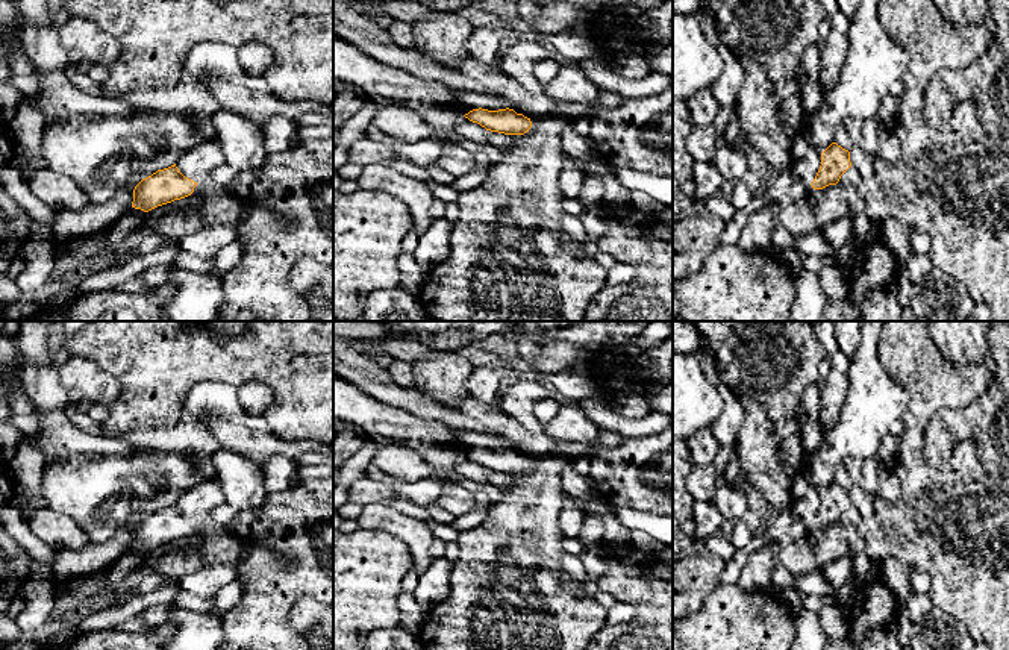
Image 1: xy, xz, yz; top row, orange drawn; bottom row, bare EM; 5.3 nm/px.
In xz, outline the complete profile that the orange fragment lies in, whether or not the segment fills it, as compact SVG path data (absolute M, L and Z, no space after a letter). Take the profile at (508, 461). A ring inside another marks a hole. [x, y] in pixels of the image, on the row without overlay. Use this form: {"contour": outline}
{"contour": "M462 432L456 450L486 470L504 474L524 474L532 467L530 458L508 447L504 438L486 432Z"}

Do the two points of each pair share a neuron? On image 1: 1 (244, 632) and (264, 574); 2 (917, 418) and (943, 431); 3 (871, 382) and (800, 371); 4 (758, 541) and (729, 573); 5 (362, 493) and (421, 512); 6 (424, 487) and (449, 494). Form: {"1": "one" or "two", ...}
{"1": "one", "2": "two", "3": "two", "4": "one", "5": "one", "6": "two"}

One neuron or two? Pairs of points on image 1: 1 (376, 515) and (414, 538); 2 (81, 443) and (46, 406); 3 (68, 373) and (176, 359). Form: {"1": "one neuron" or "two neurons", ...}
{"1": "one neuron", "2": "one neuron", "3": "two neurons"}

